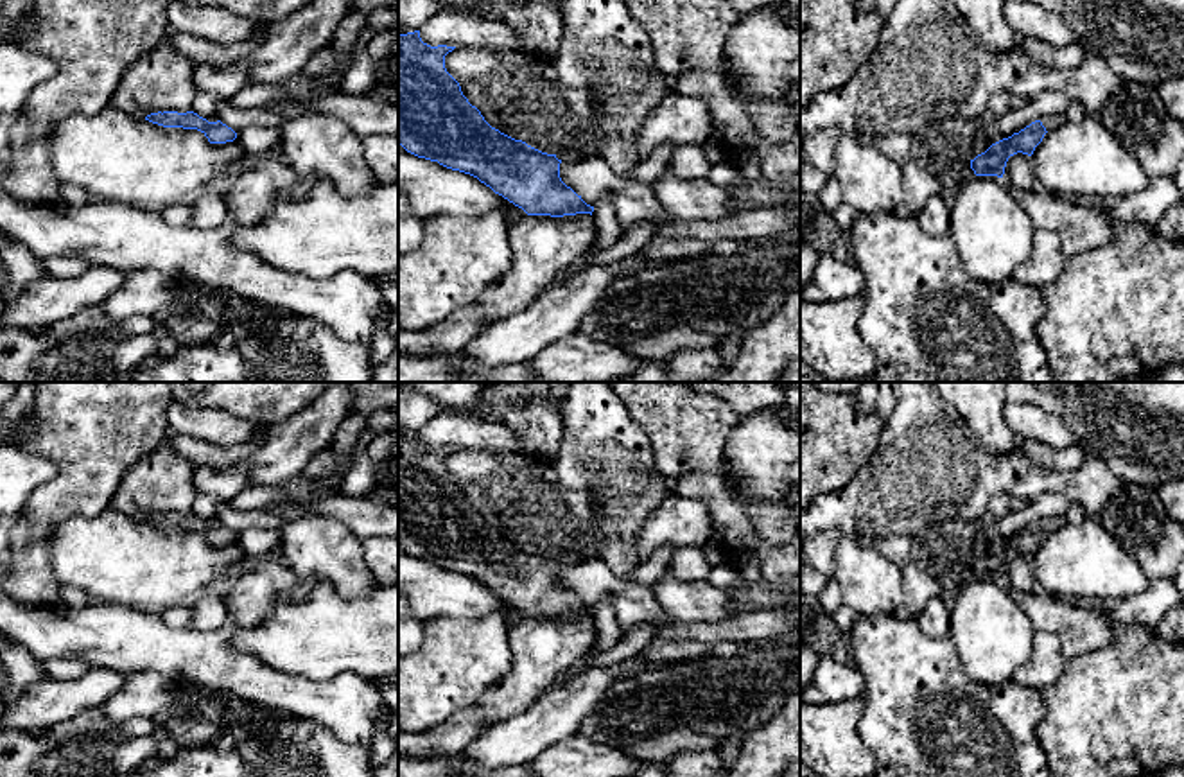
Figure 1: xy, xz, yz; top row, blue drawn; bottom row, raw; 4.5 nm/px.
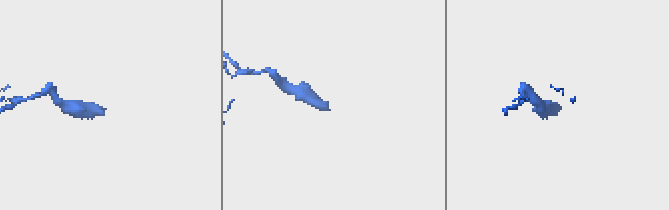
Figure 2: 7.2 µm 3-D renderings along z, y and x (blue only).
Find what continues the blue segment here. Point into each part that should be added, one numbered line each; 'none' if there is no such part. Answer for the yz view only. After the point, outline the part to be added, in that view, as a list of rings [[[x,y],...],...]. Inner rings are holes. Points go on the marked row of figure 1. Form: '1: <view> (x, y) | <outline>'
1: yz (1052, 122) | [[[1055,113],[1051,117],[1042,117],[1040,122],[1046,127],[1046,131],[1053,131],[1066,122],[1066,117],[1062,113]]]

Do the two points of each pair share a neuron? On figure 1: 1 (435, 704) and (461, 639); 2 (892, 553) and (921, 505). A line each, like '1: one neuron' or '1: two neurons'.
1: one neuron
2: two neurons

